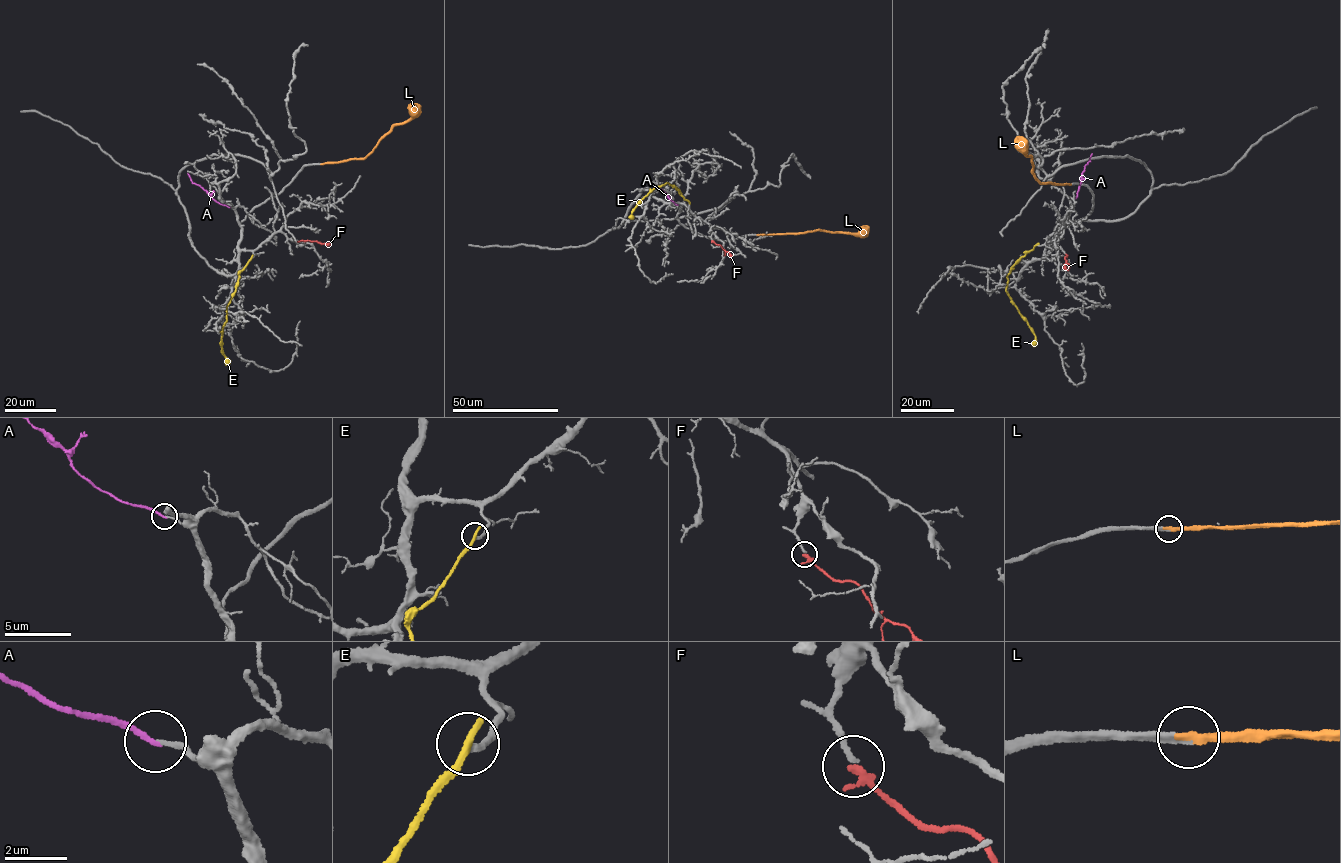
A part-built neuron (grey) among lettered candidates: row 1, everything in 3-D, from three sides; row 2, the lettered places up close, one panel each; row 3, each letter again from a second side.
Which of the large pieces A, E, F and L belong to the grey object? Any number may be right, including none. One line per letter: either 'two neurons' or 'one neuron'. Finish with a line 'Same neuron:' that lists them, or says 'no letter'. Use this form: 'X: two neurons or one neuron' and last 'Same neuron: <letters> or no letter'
A: one neuron
E: two neurons
F: one neuron
L: one neuron
Same neuron: A, F, L

